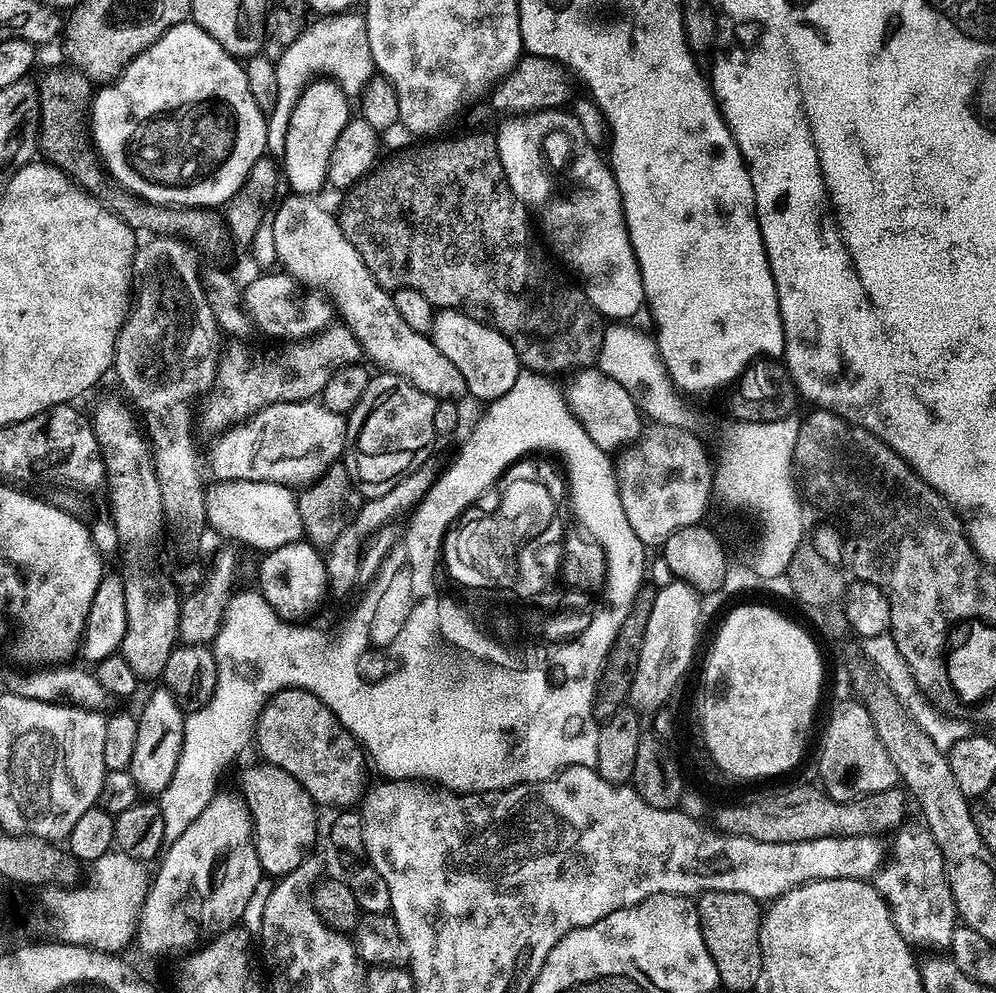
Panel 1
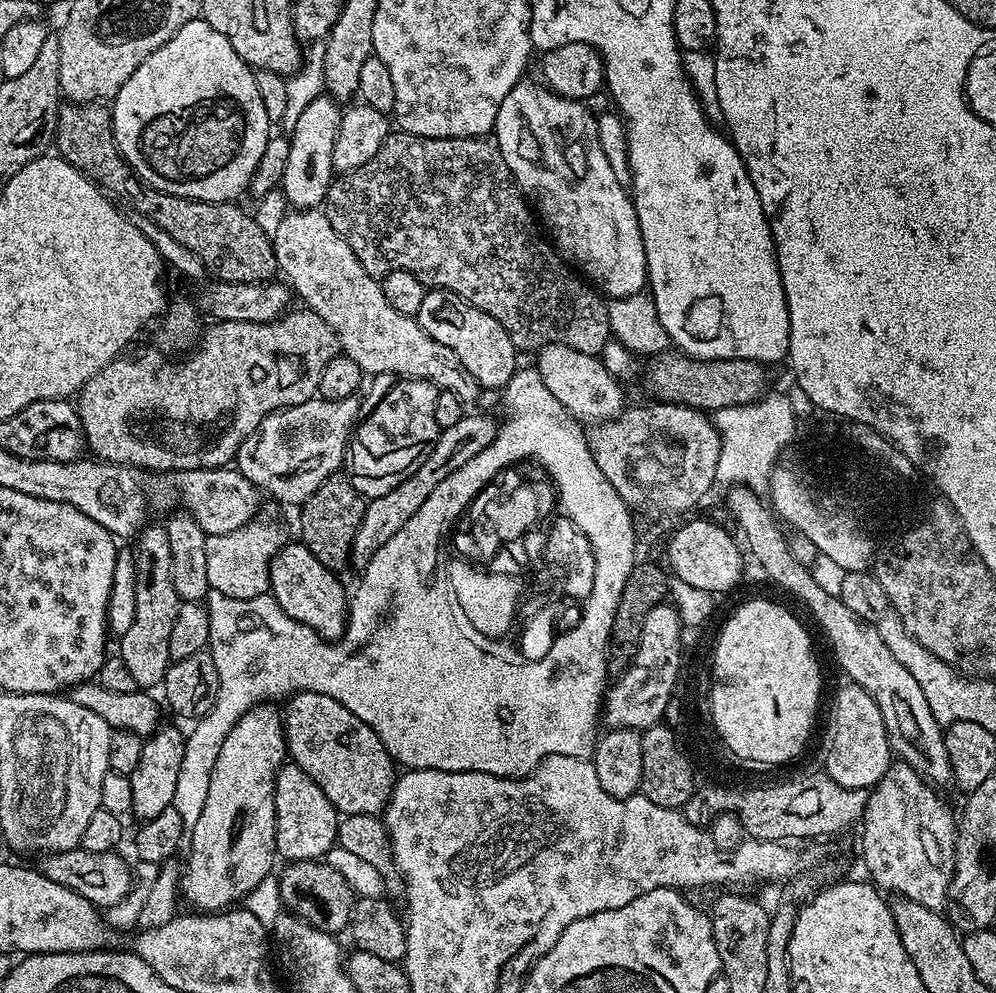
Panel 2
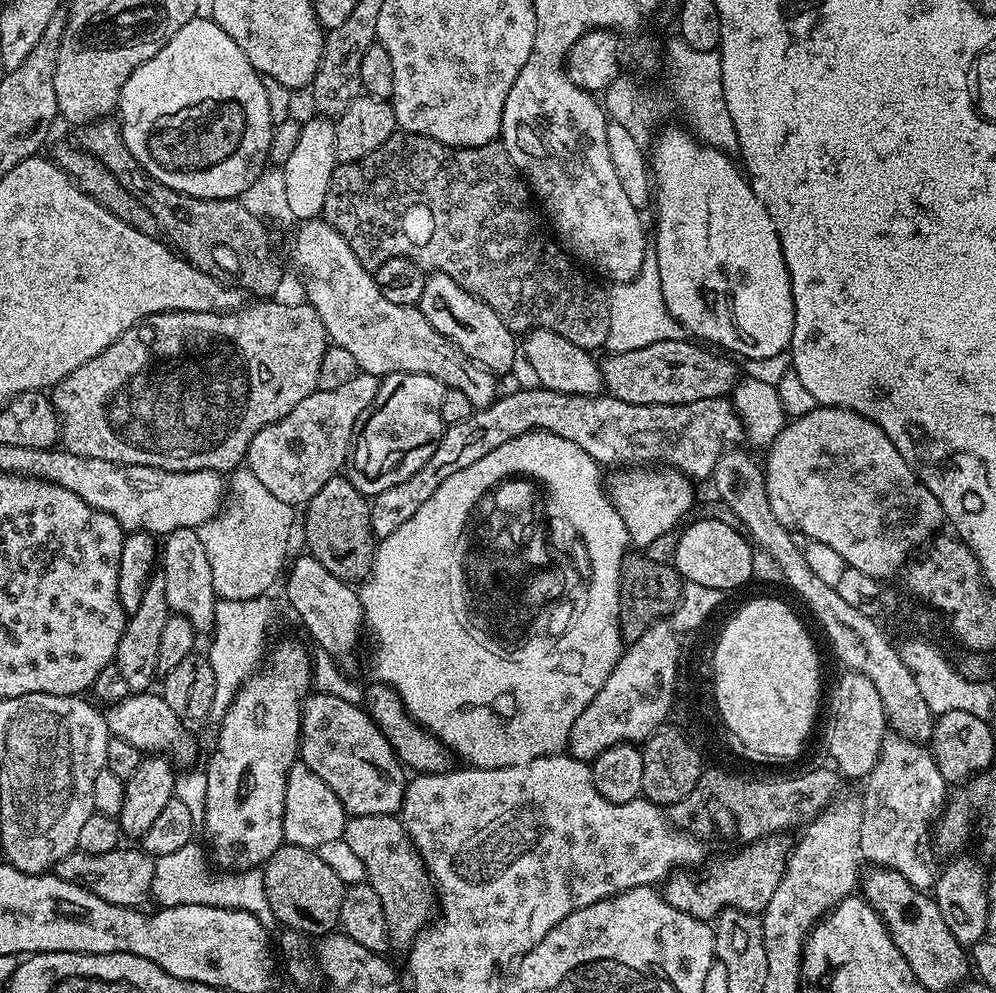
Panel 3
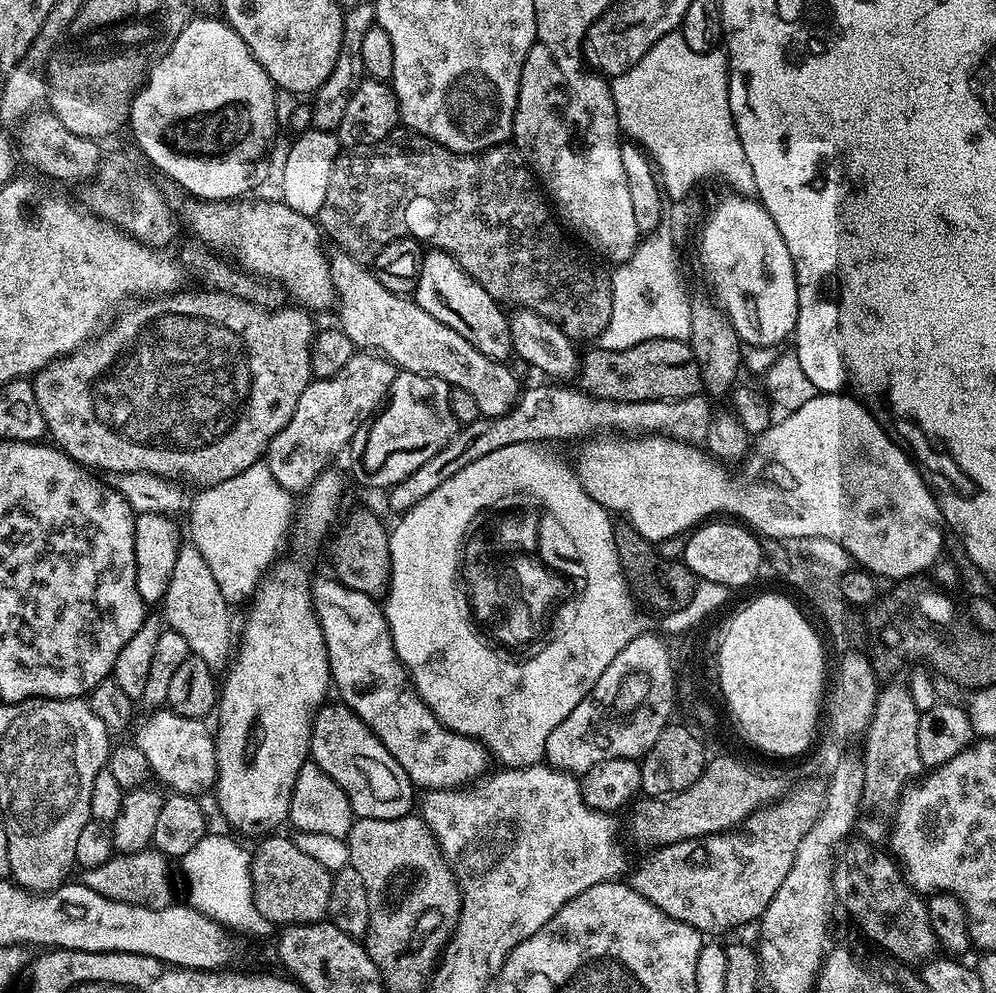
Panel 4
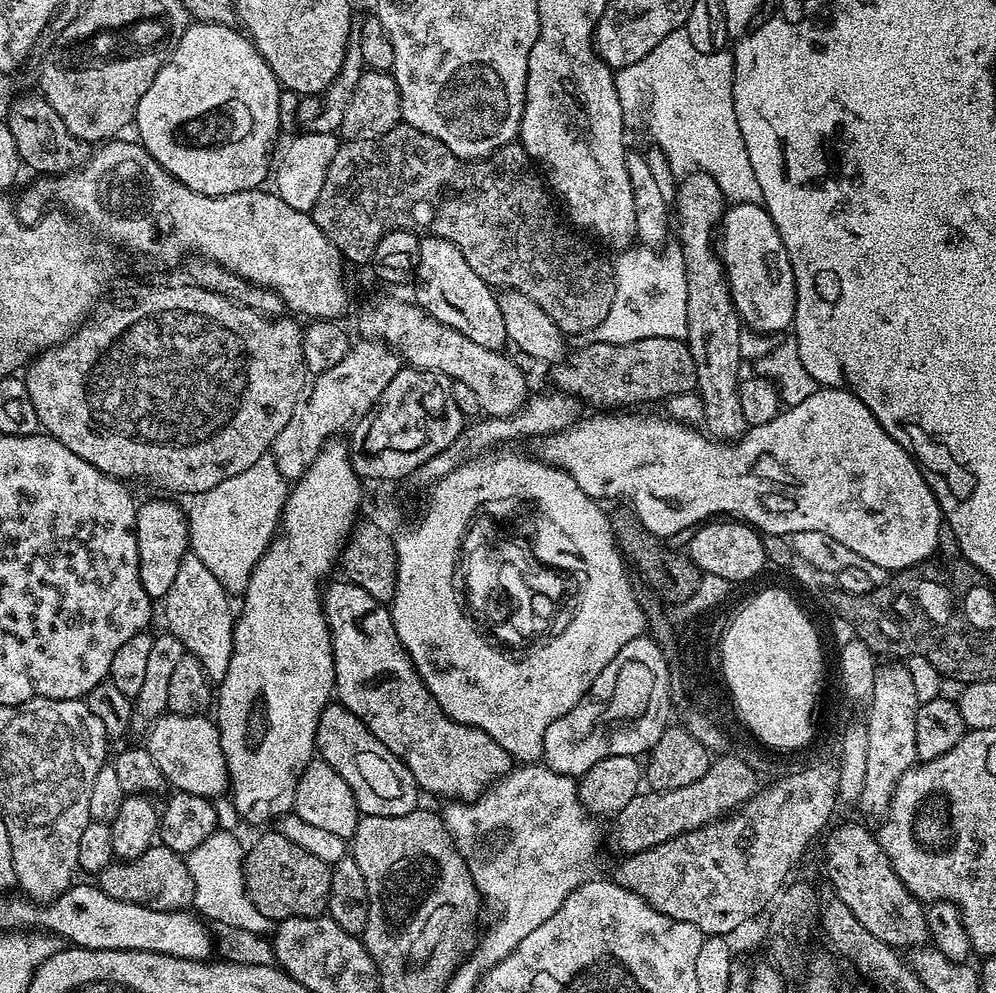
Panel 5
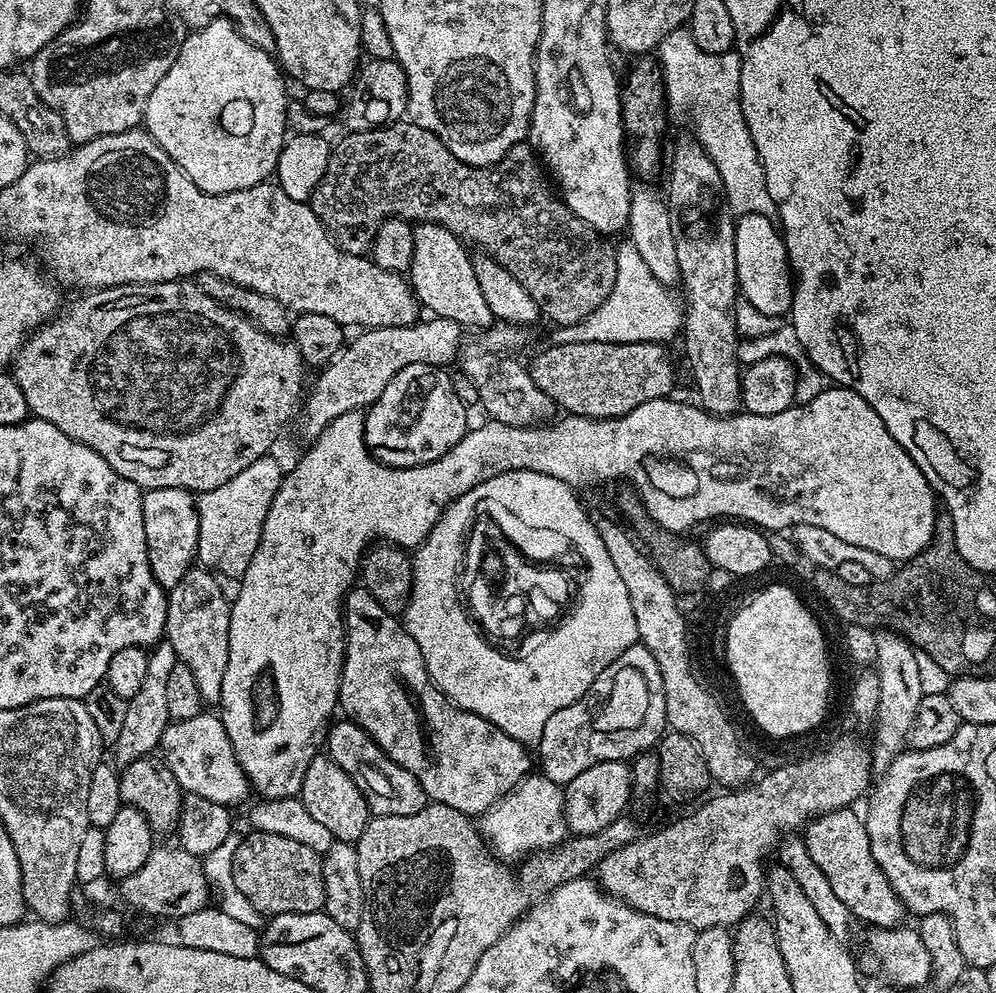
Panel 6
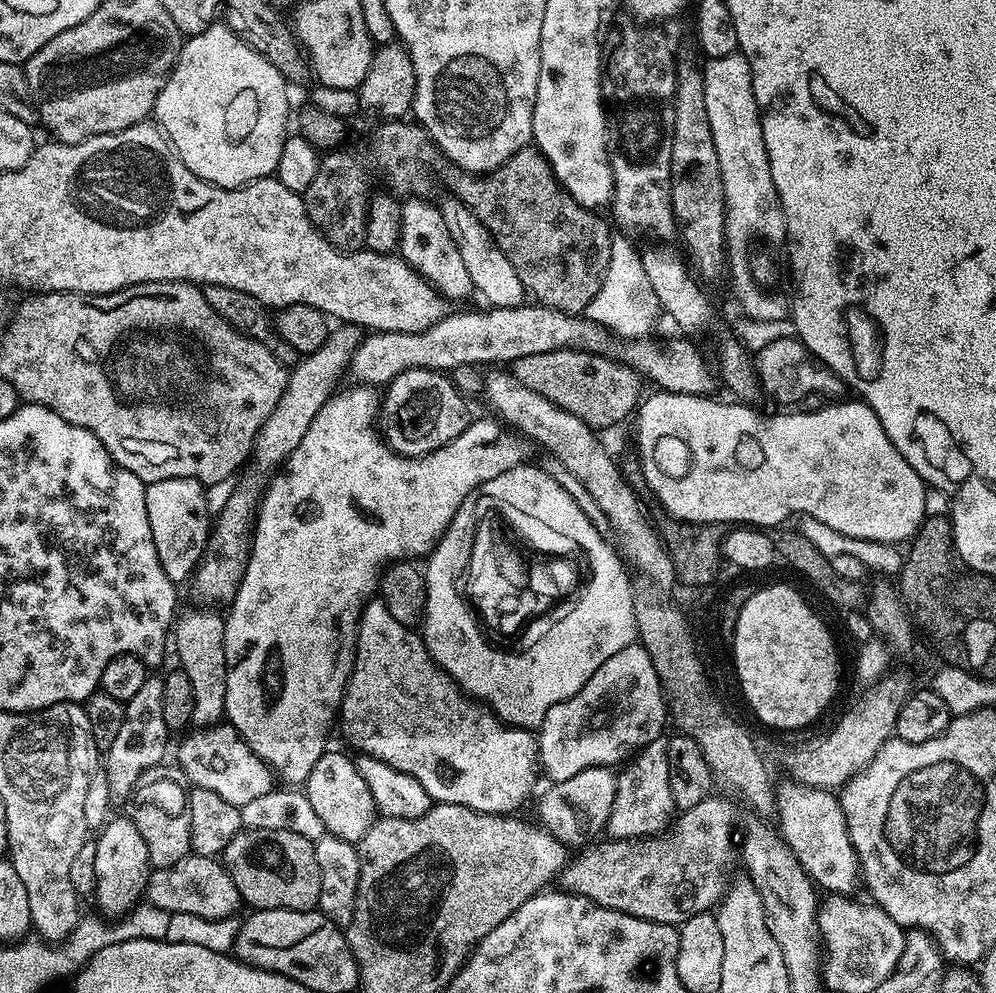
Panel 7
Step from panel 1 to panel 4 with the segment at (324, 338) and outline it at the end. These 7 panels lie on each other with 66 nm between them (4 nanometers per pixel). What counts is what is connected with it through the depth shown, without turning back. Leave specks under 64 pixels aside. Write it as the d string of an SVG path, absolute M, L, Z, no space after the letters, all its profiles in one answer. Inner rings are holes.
M186 290L181 294L137 303L137 308L133 312L126 313L120 321L117 319L111 325L112 329L109 327L84 347L76 349L71 356L61 357L48 364L43 371L35 373L32 389L34 398L38 398L38 410L42 410L42 418L48 427L47 435L53 436L51 439L71 460L88 470L105 468L106 471L112 472L111 474L153 472L165 476L167 480L193 480L197 486L209 486L225 482L226 479L241 474L247 467L254 466L265 455L268 442L275 438L278 430L282 430L282 426L286 426L286 422L290 422L294 406L298 406L298 398L302 398L302 390L306 390L306 386L314 379L312 343L318 328L317 325L312 325L312 320L308 317L311 315L300 306L259 308L225 292L199 291L196 293Z

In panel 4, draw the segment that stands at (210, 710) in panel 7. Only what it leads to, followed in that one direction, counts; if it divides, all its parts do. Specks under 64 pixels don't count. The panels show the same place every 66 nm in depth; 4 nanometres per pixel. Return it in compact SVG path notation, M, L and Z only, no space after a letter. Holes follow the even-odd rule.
M191 542L181 543L177 550L174 570L164 591L163 608L163 623L186 638L191 655L202 658L213 670L220 670L224 662L229 661L228 650L232 646L232 622L228 618L230 605L219 592L206 559Z

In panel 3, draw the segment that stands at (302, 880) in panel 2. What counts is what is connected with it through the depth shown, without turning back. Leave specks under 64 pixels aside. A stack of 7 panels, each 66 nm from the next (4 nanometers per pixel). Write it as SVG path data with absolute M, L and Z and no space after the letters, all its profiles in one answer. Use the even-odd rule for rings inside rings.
M285 842L266 861L262 869L265 880L265 900L273 911L277 925L293 932L302 932L309 938L326 936L329 932L339 929L342 898L346 885L342 882L342 878L338 878L338 874L334 874L334 870L330 870L330 866L326 866L326 862L322 862L319 851Z

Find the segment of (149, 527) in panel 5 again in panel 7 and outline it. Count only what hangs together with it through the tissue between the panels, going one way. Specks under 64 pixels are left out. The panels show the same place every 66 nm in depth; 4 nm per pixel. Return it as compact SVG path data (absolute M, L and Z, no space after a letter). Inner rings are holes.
M193 476L166 478L146 487L146 514L150 517L150 534L154 534L154 550L158 550L158 562L162 562L166 578L177 586L183 585L183 580L193 579L208 547L210 513L205 489Z

